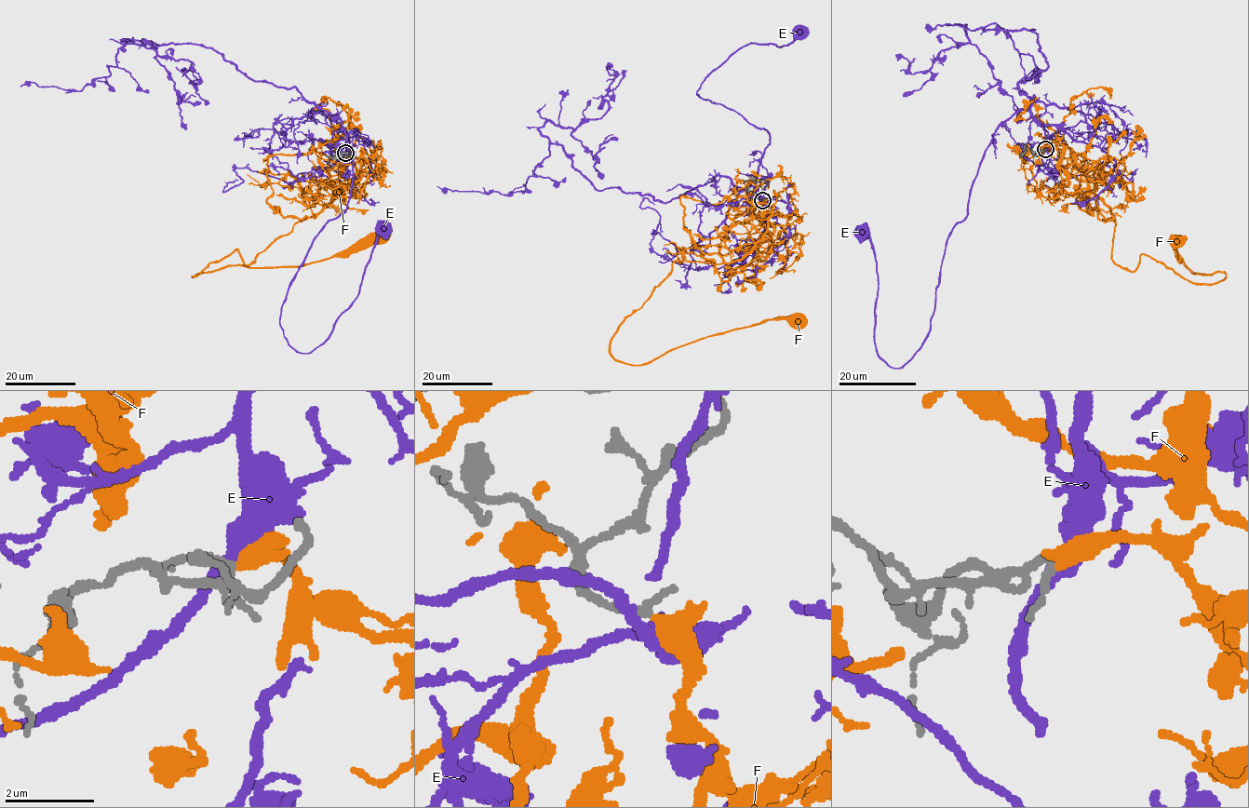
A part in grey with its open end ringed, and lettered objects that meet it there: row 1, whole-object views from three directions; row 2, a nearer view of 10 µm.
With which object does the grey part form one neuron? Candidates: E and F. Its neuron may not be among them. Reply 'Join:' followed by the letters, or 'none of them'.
Join: F

